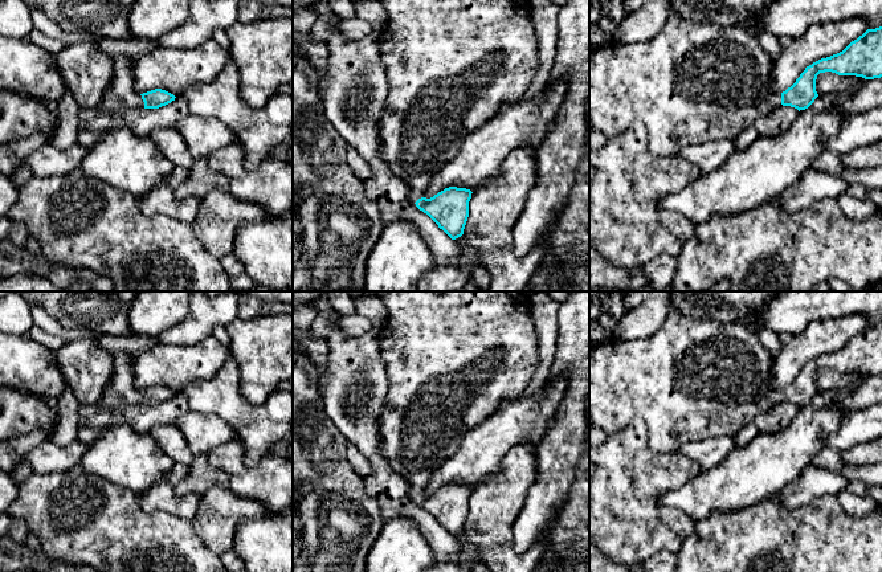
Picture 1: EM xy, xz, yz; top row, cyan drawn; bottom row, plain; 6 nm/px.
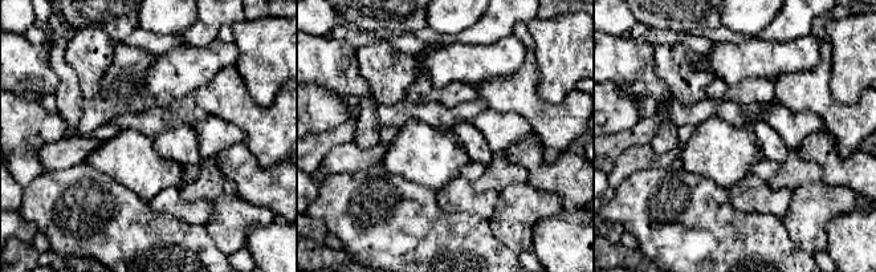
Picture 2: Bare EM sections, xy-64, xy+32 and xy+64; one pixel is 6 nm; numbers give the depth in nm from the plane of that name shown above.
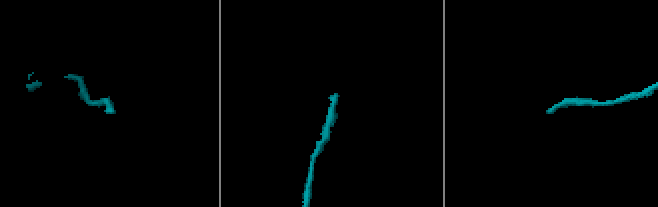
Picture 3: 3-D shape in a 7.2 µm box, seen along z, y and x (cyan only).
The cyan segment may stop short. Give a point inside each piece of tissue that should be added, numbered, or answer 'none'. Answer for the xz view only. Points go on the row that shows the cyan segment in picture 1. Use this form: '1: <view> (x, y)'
1: xz (450, 65)

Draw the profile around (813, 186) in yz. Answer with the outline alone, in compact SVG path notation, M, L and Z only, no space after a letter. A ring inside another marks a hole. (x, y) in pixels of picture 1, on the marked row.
M810 168L783 192L777 201L785 212L795 213L824 199L837 199L848 187L842 177Z

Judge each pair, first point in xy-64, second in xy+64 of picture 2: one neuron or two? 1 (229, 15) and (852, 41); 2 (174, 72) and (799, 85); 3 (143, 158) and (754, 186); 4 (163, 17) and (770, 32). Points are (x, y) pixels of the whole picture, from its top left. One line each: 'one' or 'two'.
1: two
2: two
3: two
4: two

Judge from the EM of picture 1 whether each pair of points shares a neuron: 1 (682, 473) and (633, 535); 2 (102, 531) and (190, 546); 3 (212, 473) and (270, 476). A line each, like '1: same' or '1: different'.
1: same
2: same
3: different

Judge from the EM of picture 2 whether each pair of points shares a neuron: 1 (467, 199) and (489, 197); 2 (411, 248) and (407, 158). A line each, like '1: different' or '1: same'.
1: same
2: different

